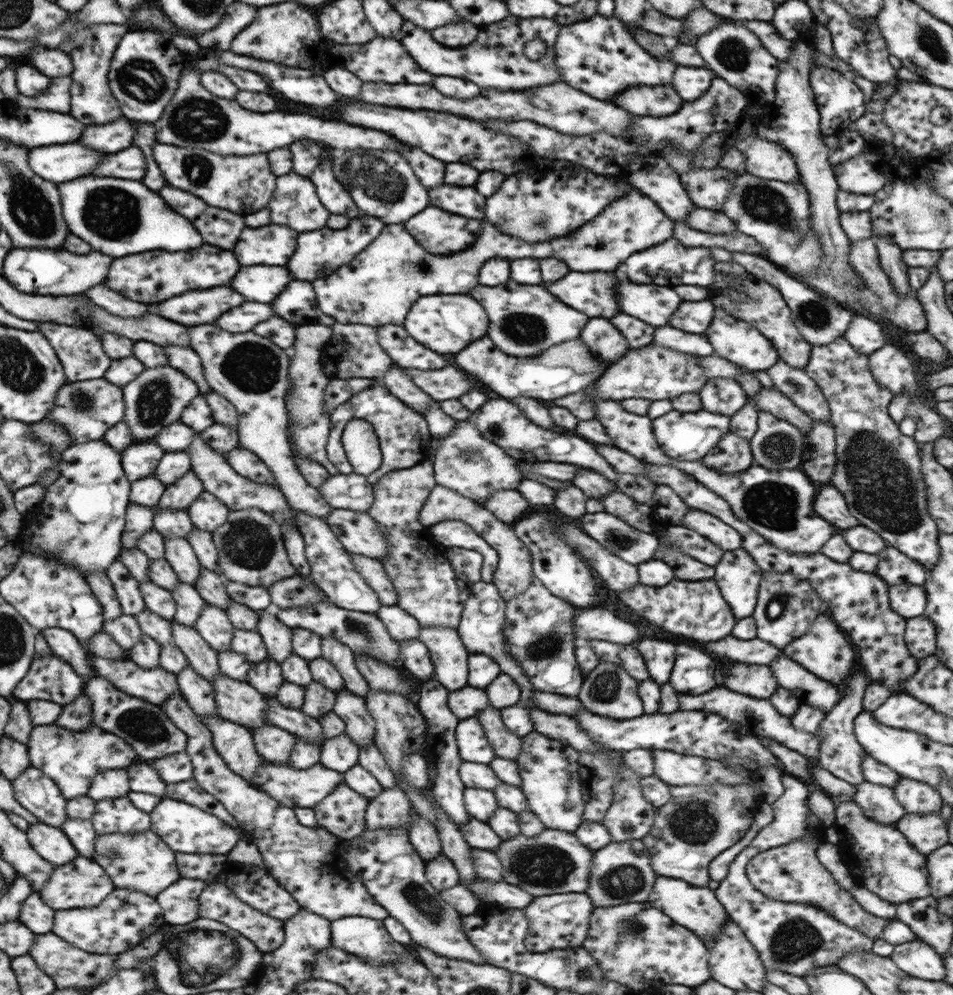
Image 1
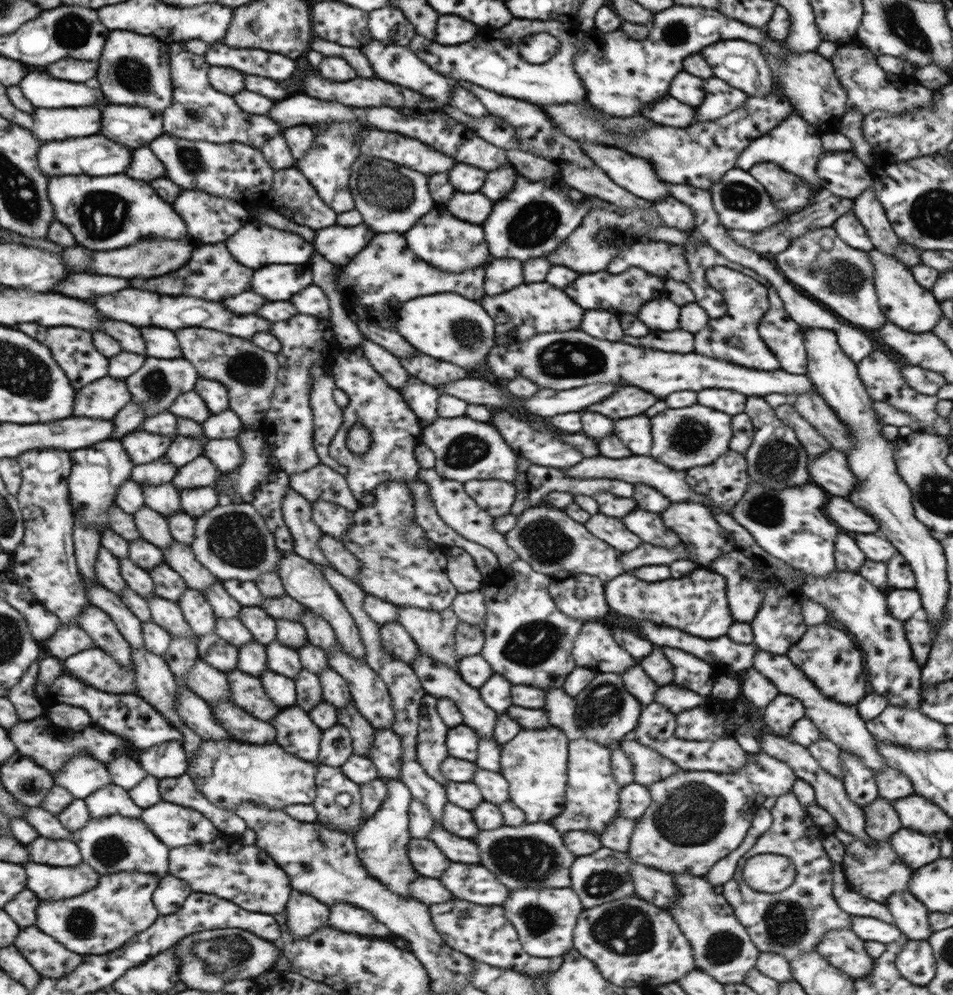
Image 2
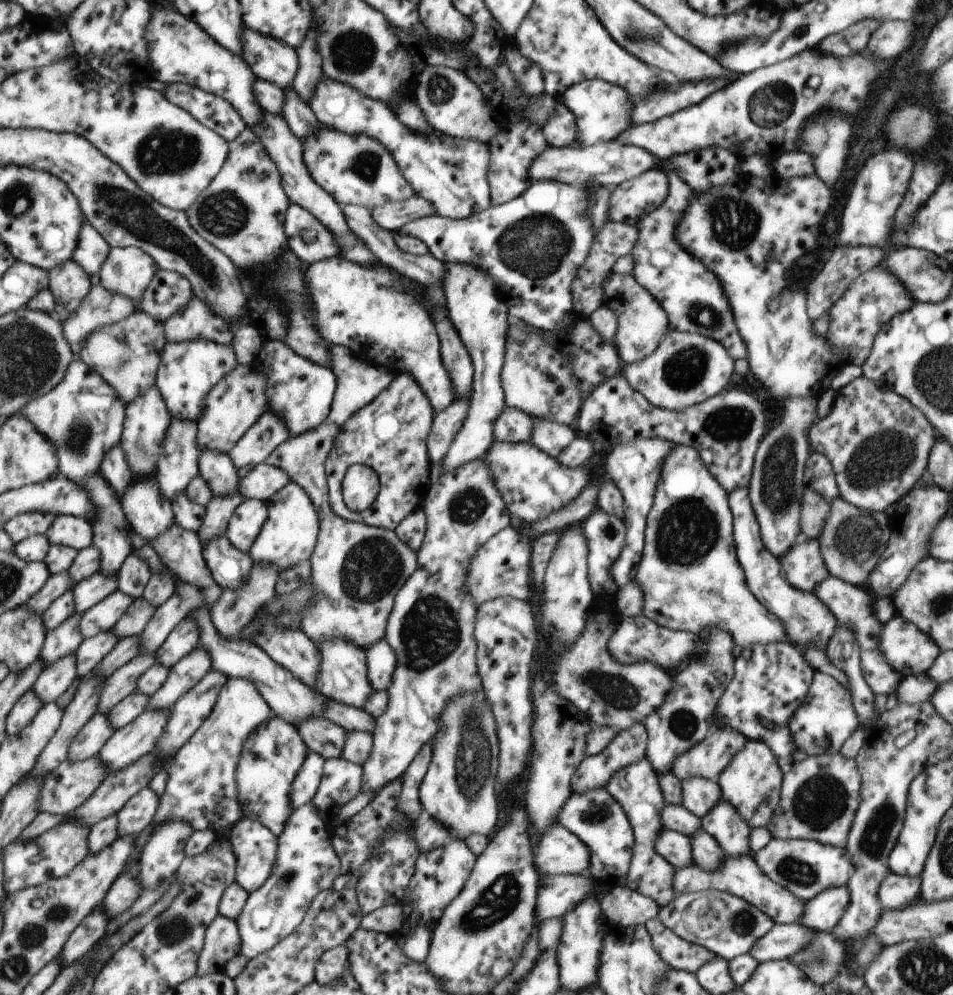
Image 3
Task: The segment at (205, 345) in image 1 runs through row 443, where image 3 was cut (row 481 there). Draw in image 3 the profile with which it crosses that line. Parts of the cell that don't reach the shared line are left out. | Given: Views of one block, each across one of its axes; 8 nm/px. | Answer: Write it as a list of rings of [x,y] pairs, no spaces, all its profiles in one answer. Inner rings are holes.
[[[259,463],[244,478],[239,479],[238,492],[244,499],[257,499],[266,503],[289,482],[290,478],[284,470]]]

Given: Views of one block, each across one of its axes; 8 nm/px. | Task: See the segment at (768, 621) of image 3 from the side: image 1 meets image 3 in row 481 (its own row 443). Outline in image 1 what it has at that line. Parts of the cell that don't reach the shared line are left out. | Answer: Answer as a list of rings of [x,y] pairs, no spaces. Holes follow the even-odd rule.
[[[670,410],[666,414],[659,416],[654,420],[654,434],[658,445],[664,450],[664,453],[672,459],[694,461],[701,459],[724,437],[724,433],[730,431],[730,416],[716,414],[708,410],[698,410],[684,414],[677,410]]]

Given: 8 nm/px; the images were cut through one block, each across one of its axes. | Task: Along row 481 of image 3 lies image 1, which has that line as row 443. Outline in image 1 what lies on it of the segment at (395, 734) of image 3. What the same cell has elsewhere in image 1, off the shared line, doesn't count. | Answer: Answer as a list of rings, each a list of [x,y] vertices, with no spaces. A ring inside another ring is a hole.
[[[470,420],[456,421],[450,436],[434,440],[438,449],[432,456],[432,468],[437,484],[456,490],[460,496],[466,496],[479,505],[486,504],[486,500],[498,490],[517,489],[522,479],[516,468],[518,461],[489,441]]]

